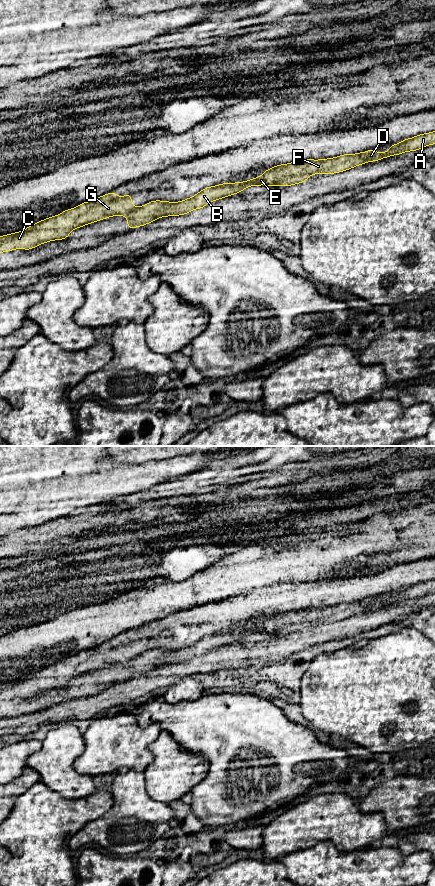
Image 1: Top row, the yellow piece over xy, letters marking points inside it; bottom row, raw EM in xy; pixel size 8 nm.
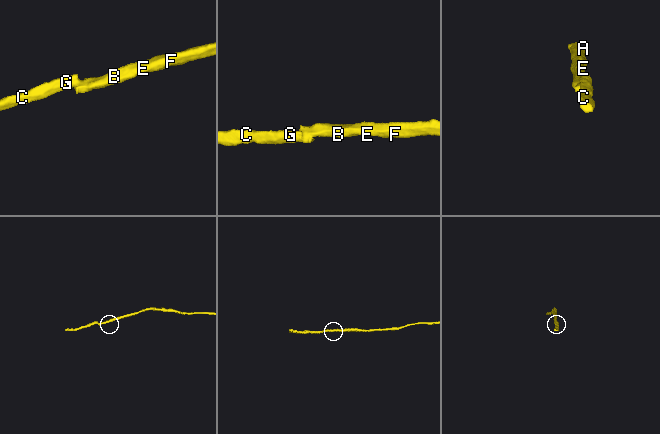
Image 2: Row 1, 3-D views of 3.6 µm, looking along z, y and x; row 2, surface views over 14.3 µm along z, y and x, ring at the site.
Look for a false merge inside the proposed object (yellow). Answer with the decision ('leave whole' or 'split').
split

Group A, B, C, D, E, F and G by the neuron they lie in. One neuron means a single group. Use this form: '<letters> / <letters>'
A B D E F / C G

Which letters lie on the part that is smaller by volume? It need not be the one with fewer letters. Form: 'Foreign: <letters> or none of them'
Foreign: C, G

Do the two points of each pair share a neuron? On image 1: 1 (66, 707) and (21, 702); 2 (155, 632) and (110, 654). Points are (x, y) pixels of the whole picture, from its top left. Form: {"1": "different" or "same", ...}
{"1": "different", "2": "same"}

